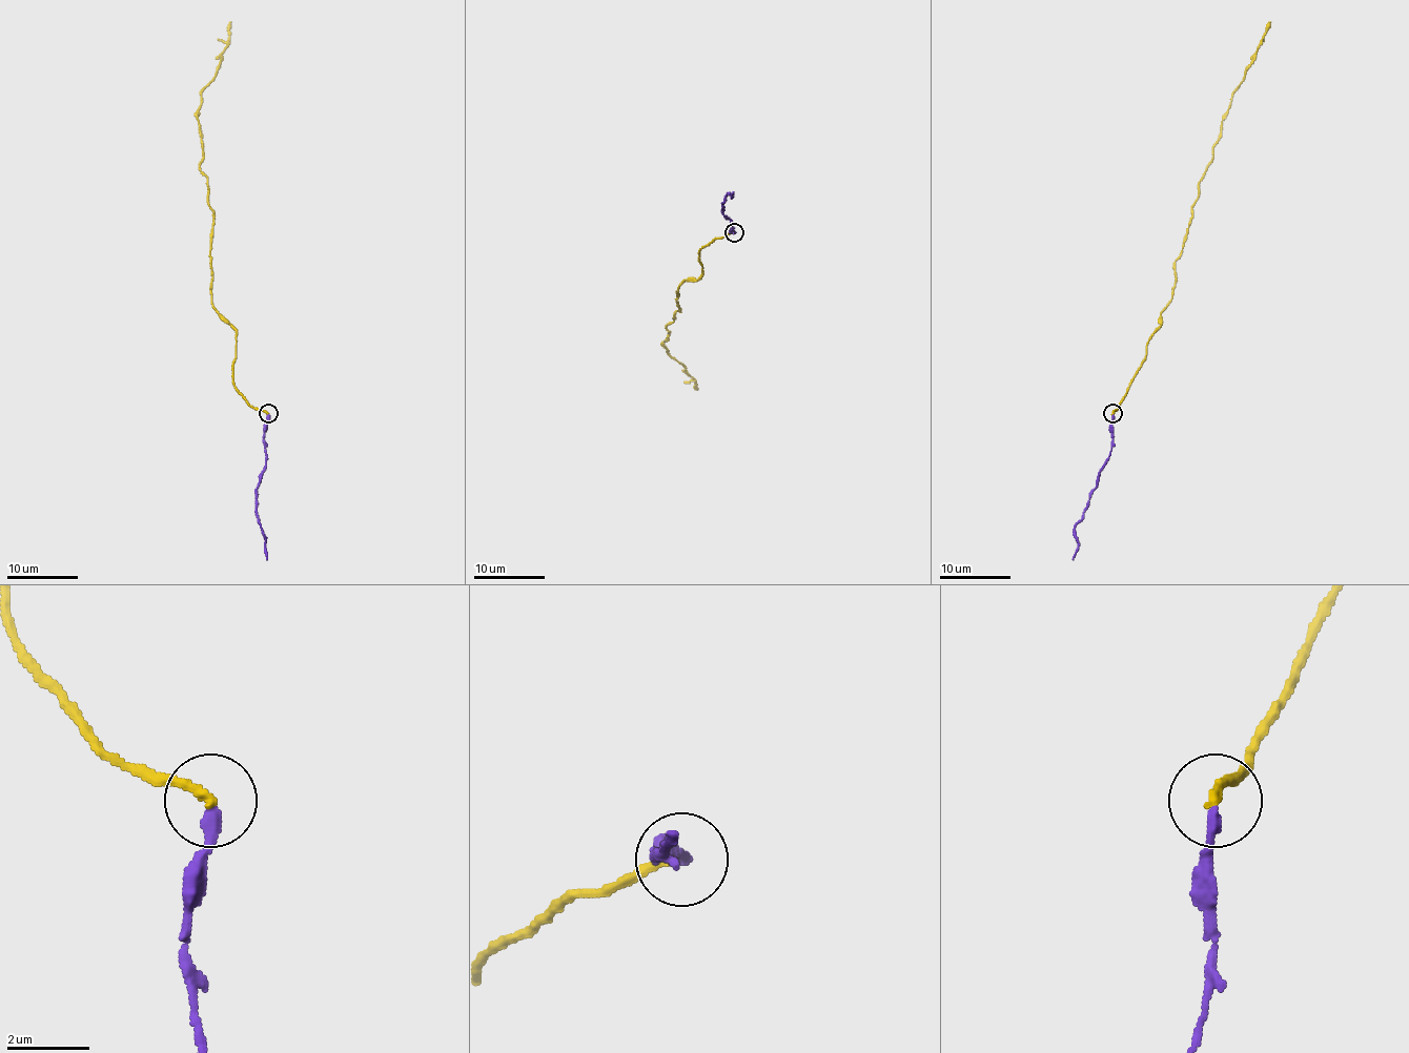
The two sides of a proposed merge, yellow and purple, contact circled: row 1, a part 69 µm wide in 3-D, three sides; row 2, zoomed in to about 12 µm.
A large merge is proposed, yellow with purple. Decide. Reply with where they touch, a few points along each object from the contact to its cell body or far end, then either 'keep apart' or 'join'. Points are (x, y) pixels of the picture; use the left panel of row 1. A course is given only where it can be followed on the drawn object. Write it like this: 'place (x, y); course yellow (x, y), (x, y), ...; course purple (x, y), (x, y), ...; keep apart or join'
place (268, 413); course yellow (268, 413), (254, 410), (237, 388), (237, 330), (211, 303), (213, 209), (199, 166), (198, 117), (231, 21); course purple (268, 415), (265, 468), (258, 488), (256, 514), (266, 560); join

